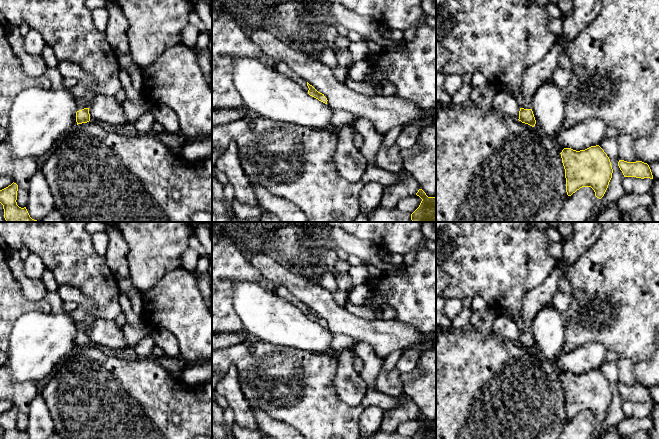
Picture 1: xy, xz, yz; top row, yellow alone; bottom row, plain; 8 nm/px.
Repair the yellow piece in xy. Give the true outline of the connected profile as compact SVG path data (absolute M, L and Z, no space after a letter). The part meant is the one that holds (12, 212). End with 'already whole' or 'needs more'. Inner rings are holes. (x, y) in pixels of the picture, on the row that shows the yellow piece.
M12 183L8 187L0 190L0 203L3 205L4 218L7 222L40 222L30 217L26 207L17 205L18 185Z; already whole

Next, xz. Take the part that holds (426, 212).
M419 189L416 195L422 201L411 214L412 222L436 222L436 197L428 197L422 189Z; already whole

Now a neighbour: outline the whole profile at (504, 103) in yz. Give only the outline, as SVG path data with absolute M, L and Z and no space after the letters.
M497 92L492 101L492 109L501 114L518 120L520 107L515 96L508 92Z

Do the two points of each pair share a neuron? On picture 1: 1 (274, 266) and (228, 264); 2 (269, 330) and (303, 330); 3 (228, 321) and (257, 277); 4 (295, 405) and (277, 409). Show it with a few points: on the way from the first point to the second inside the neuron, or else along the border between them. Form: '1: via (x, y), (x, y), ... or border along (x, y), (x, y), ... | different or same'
1: border along (245, 254), (248, 261), (268, 279) | different
2: via (277, 330), (295, 330) | same
3: via (225, 305), (225, 287), (237, 275), (241, 275) | same
4: via (291, 405), (281, 405) | same

